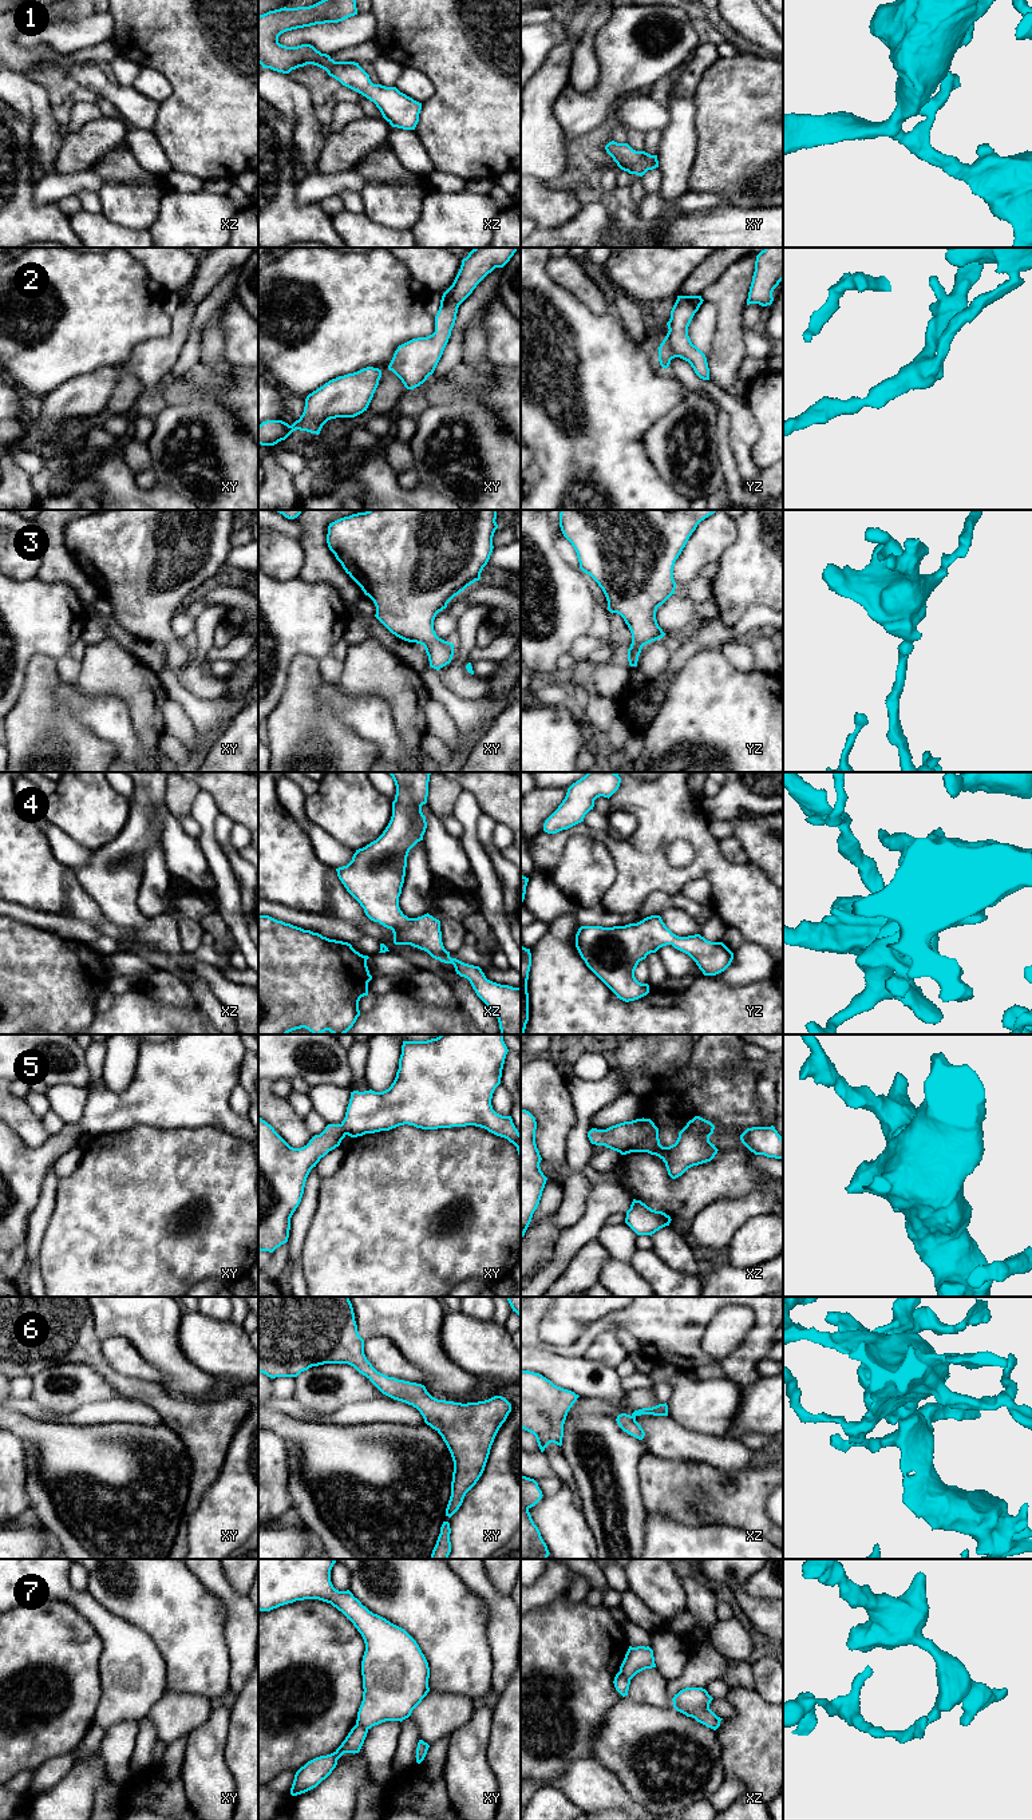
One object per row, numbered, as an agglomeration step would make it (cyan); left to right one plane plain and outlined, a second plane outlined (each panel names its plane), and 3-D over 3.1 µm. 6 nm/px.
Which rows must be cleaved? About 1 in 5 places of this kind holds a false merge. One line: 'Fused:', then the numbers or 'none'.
Fused: 7

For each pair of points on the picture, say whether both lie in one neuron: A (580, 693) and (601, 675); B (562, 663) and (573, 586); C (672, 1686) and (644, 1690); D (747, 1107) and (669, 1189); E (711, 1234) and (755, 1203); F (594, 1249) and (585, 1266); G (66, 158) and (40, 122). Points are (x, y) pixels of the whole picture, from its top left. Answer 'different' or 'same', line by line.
A: different
B: different
C: different
D: same
E: same
F: same
G: different

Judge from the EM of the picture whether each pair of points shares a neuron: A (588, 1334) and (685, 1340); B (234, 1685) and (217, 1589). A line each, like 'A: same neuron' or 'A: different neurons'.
A: same neuron
B: same neuron

